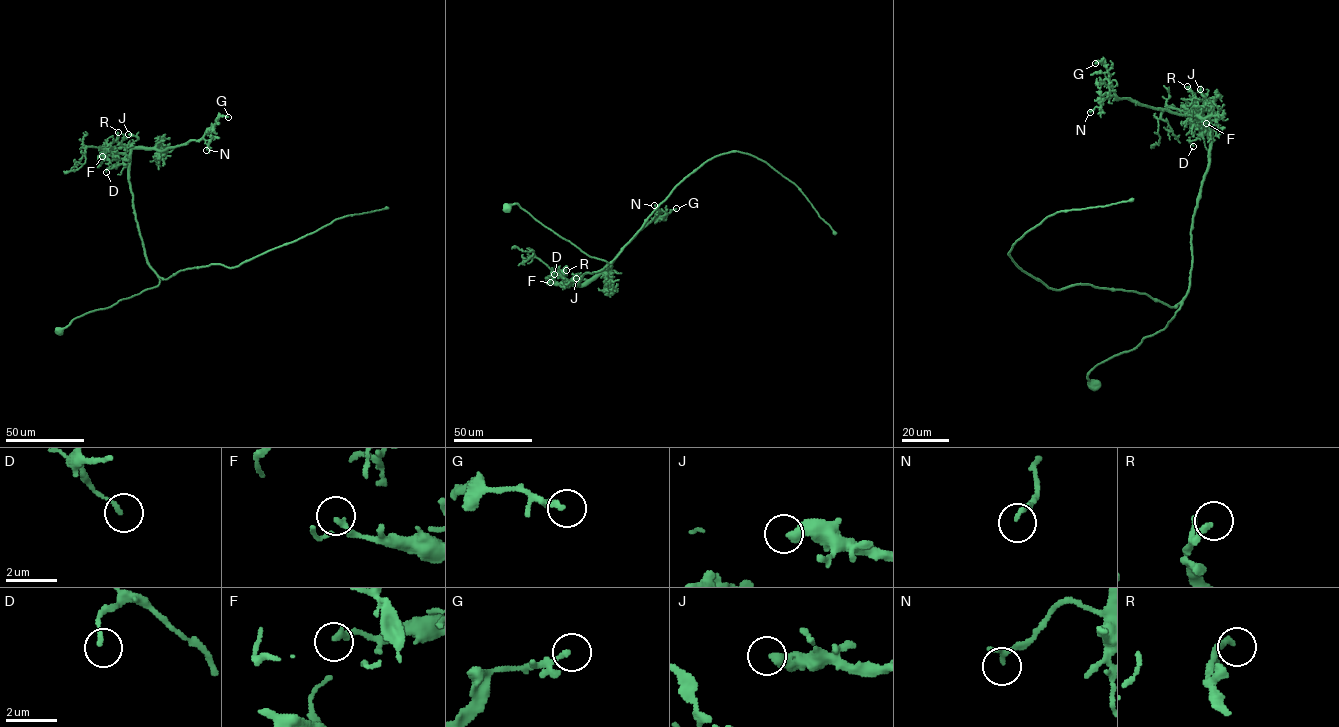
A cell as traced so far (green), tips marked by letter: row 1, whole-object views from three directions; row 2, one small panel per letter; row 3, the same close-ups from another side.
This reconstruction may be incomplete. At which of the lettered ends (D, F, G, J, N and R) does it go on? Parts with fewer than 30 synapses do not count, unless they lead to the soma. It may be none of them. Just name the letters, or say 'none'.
none

